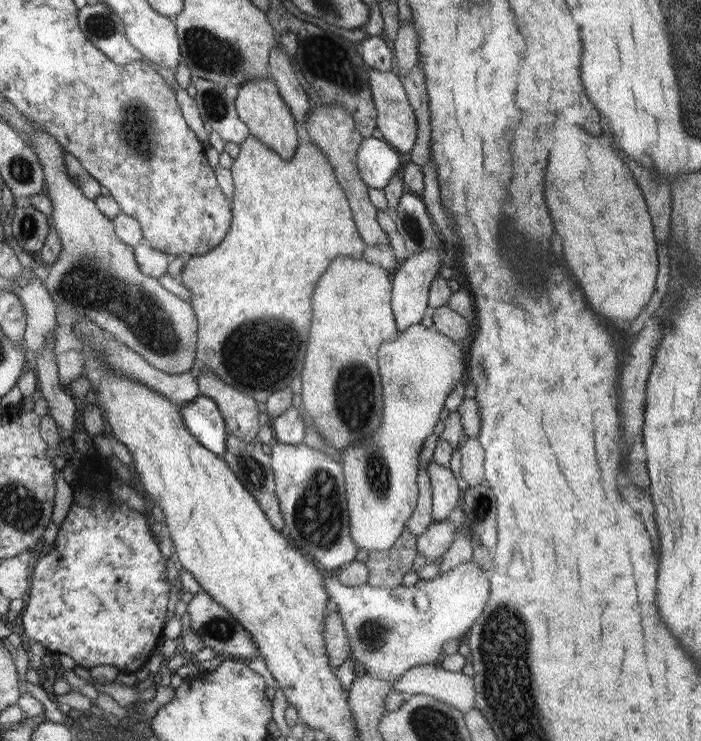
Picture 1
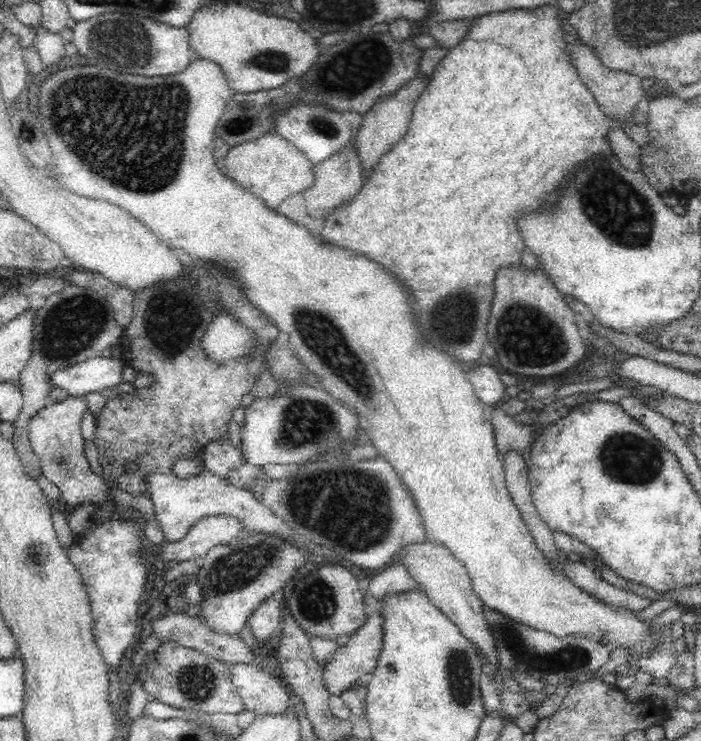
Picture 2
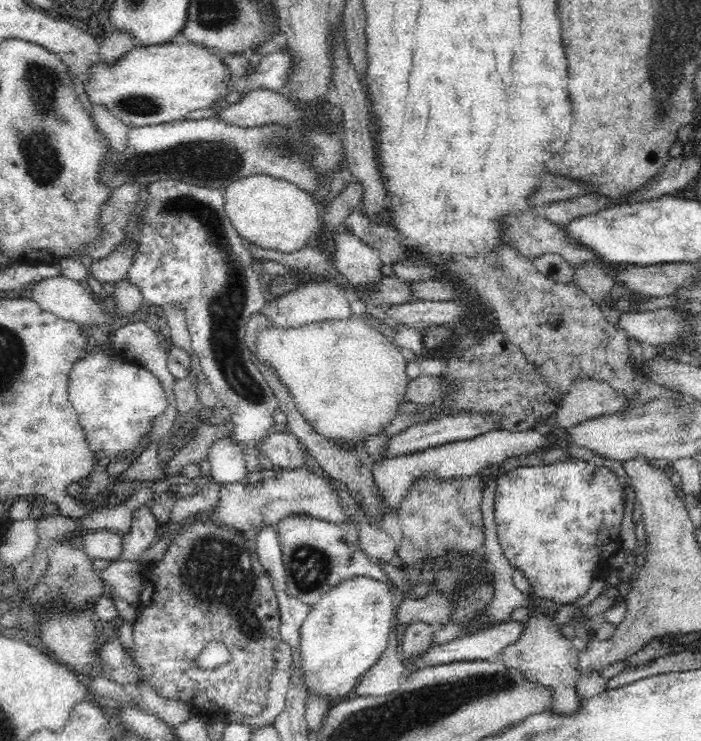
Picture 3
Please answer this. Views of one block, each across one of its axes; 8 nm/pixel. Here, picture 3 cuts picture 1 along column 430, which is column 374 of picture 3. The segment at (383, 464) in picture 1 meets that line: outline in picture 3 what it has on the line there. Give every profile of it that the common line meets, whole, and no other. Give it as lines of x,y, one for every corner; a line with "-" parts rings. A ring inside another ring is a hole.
354,316
347,320
324,321
289,329
264,329
257,334
255,351
261,362
275,370
308,424
318,430
318,435
326,437
342,450
362,447
366,436
378,435
380,429
397,416
398,404
404,402
409,382
404,371
406,359
379,330

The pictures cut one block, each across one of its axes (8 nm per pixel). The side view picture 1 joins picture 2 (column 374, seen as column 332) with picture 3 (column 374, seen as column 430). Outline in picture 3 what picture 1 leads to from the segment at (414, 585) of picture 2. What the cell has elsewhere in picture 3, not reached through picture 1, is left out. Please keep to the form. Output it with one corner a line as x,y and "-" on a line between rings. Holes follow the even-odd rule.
352,576
334,585
332,590
320,597
320,600
310,609
300,632
299,648
305,670
306,689
308,696
327,696
334,703
342,698
350,697
356,689
361,674
364,674
381,657
386,650
390,634
392,616
392,592
386,583
374,580
369,576

